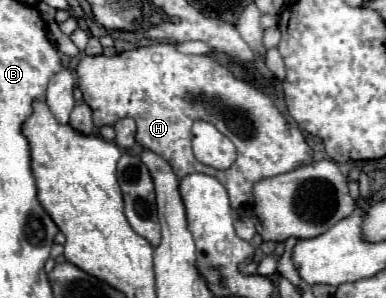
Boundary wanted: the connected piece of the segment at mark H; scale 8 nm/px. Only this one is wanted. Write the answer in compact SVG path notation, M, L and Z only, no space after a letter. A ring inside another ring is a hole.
M150 44L136 50L128 50L116 56L82 56L82 60L76 66L78 74L78 86L84 94L86 104L92 108L94 124L100 128L104 124L114 126L122 118L134 118L138 132L136 142L140 142L146 150L156 152L162 156L174 170L178 178L184 178L192 172L204 172L214 178L218 178L224 188L228 190L232 208L248 206L252 204L252 186L270 176L278 176L284 172L290 172L302 164L308 164L312 160L312 150L306 144L302 132L294 126L290 126L284 116L278 112L278 108L272 104L272 100L248 84L246 80L238 80L232 76L232 72L218 62L214 62L208 56L192 56L182 54L176 50L174 44ZM194 120L210 120L222 134L226 134L238 148L238 158L234 166L230 166L224 172L218 172L206 164L200 164L190 146L190 128Z

